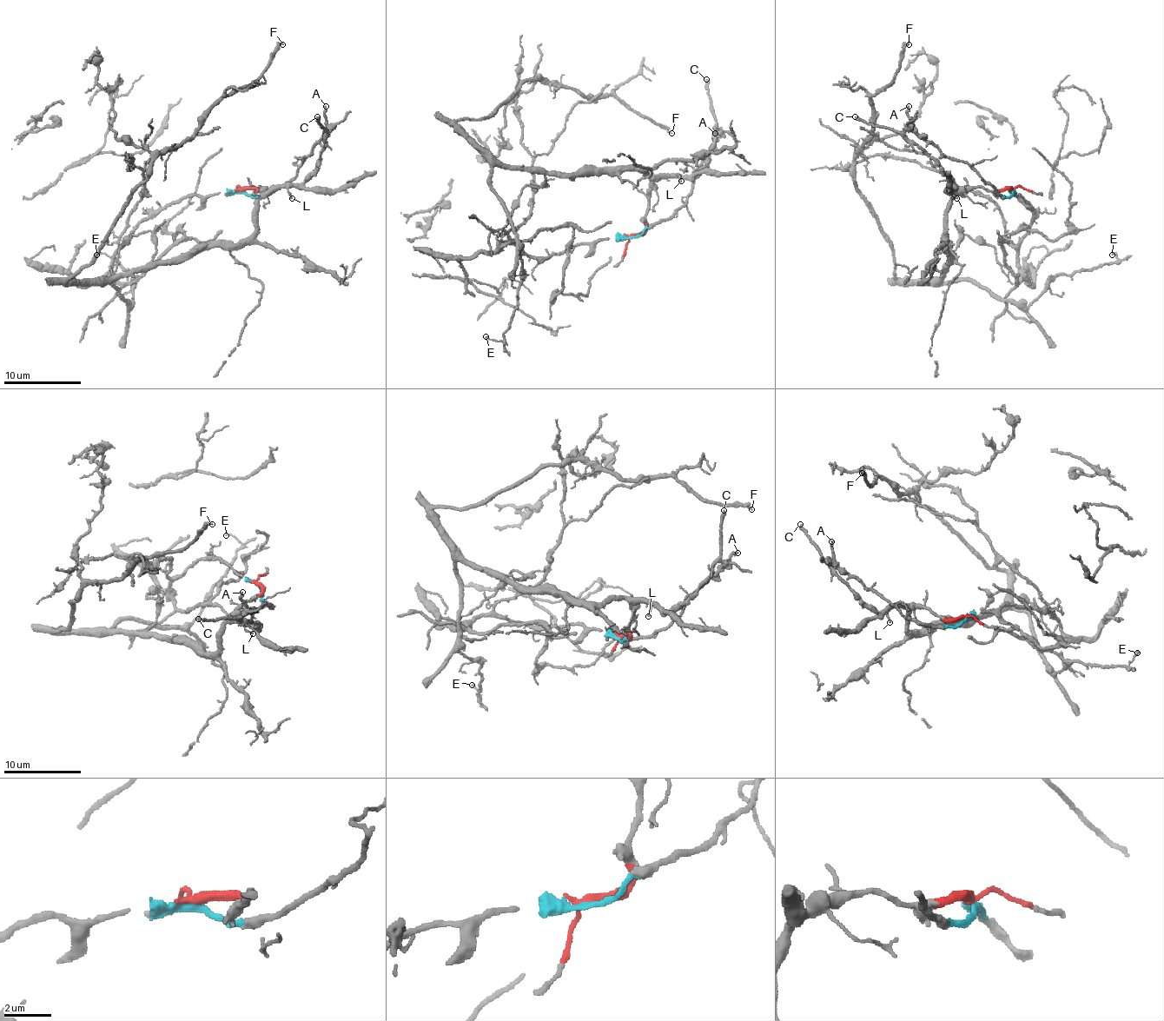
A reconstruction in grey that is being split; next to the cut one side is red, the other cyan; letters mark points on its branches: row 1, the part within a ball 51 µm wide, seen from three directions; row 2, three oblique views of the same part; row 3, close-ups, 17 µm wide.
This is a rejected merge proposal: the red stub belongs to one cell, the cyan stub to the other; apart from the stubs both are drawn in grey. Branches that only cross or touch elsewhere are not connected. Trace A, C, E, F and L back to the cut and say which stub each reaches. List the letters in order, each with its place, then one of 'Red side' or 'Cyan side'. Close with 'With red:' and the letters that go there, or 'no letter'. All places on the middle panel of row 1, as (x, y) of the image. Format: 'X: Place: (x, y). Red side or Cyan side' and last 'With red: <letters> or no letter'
A: Place: (715, 133). Cyan side
C: Place: (706, 79). Red side
E: Place: (486, 336). Red side
F: Place: (671, 133). Red side
L: Place: (681, 181). Red side
With red: C, E, F, L

